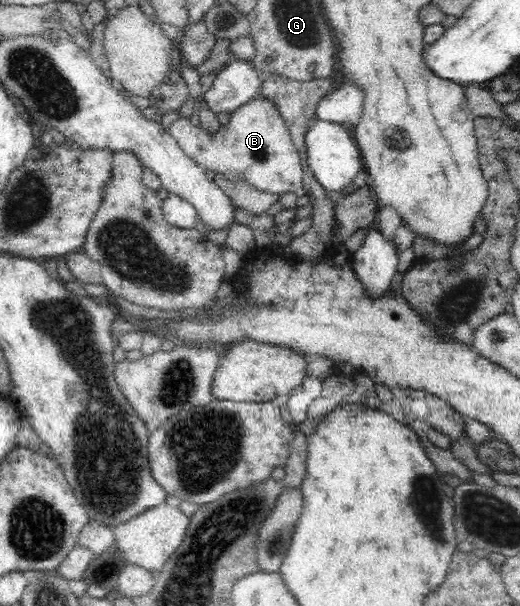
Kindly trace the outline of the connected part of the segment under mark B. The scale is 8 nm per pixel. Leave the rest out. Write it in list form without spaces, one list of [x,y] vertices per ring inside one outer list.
[[[262,93],[234,111],[226,127],[221,127],[215,136],[208,136],[184,117],[174,121],[169,132],[184,152],[205,170],[214,170],[230,180],[246,178],[256,189],[271,194],[296,193],[300,196],[305,193],[300,152],[294,145],[276,102]]]

